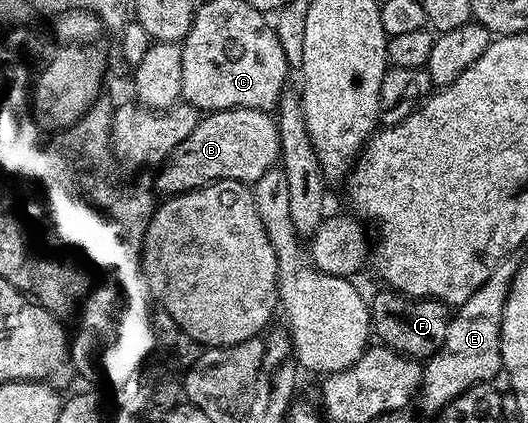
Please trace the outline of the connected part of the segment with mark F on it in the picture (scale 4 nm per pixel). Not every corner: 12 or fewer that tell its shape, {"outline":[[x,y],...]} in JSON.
{"outline":[[383,291],[370,298],[374,336],[404,357],[432,357],[448,306]]}

